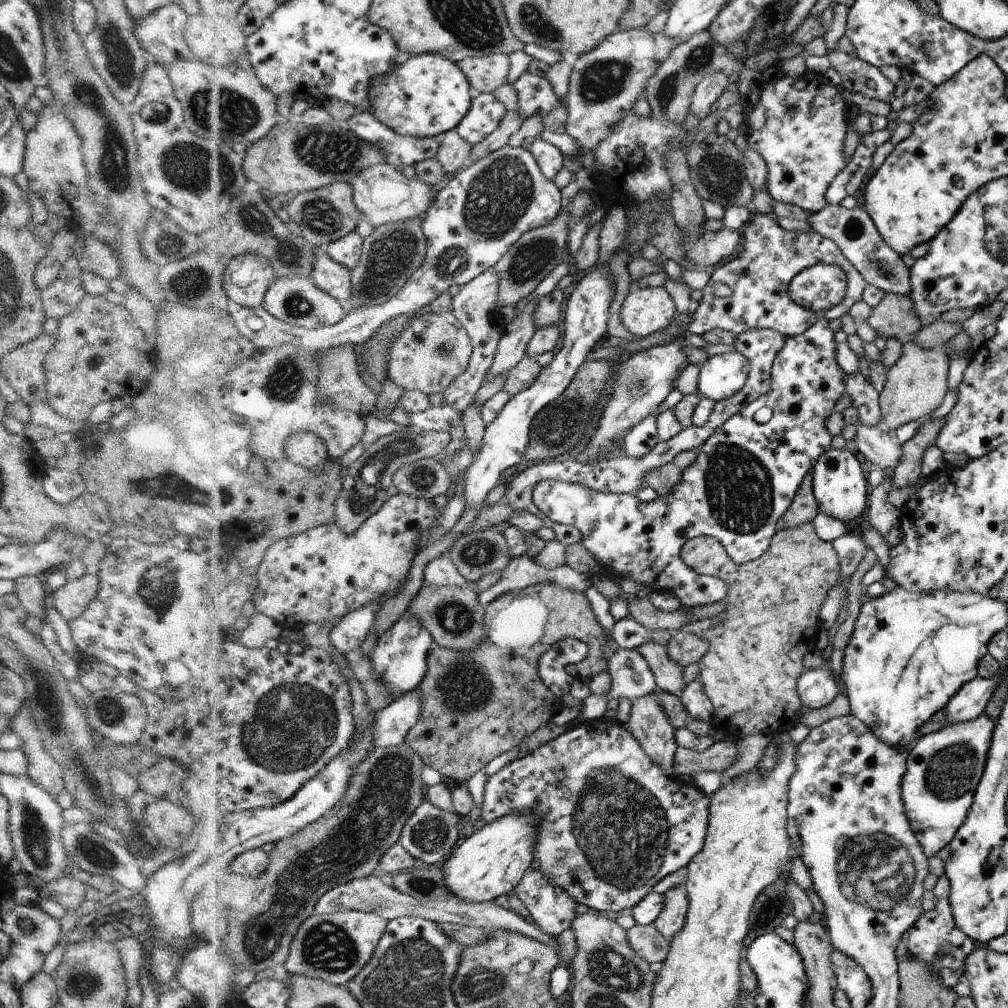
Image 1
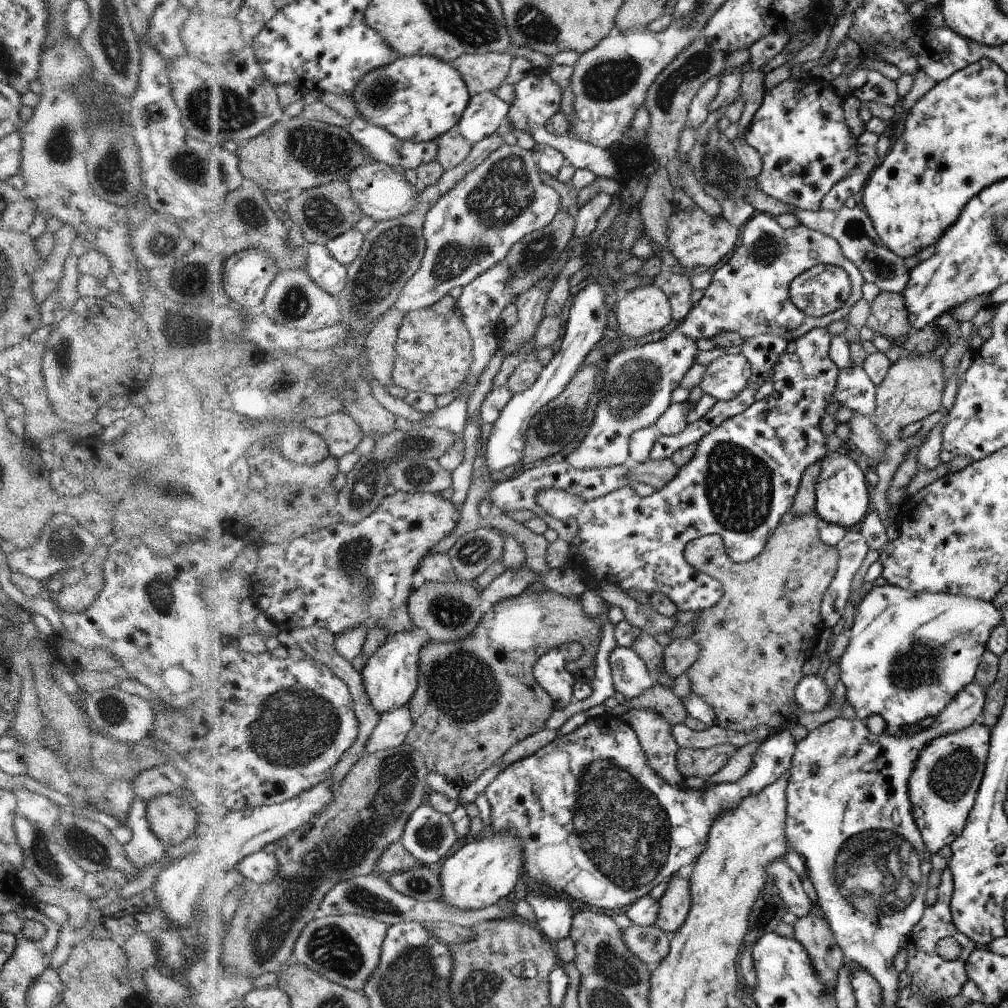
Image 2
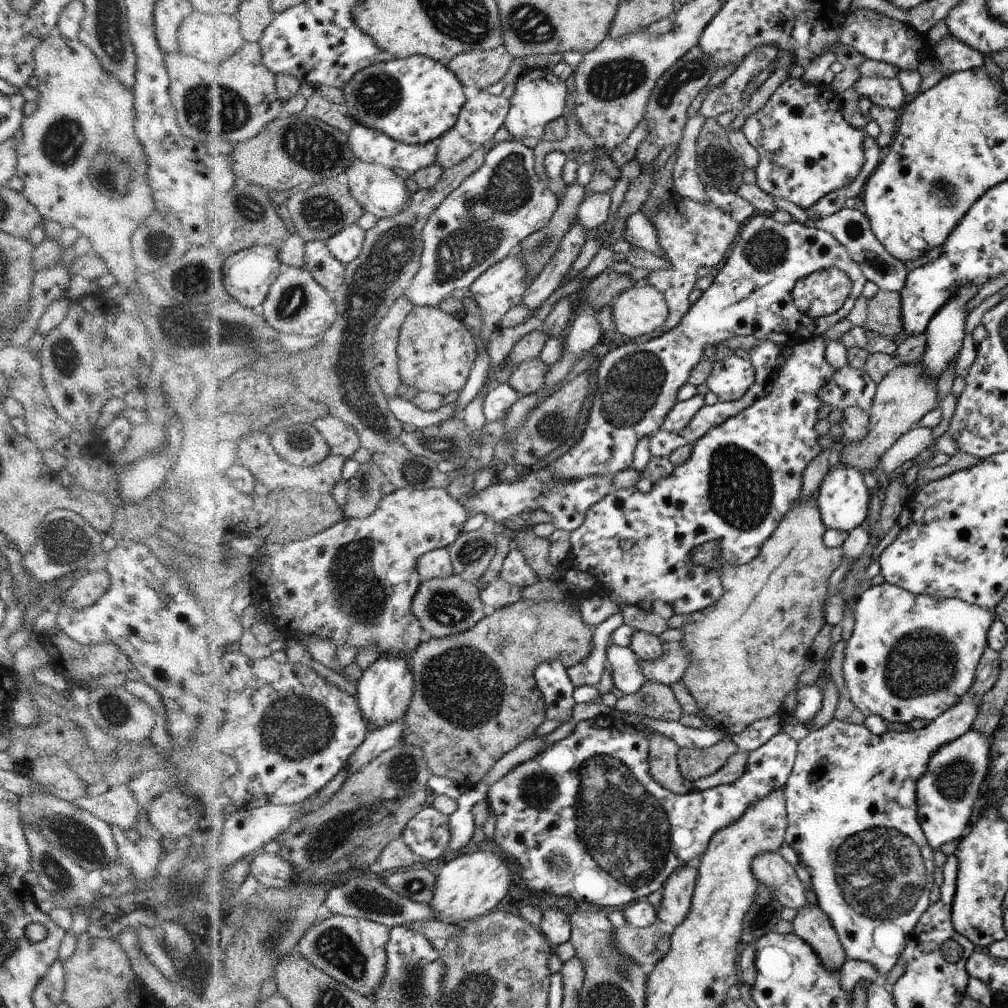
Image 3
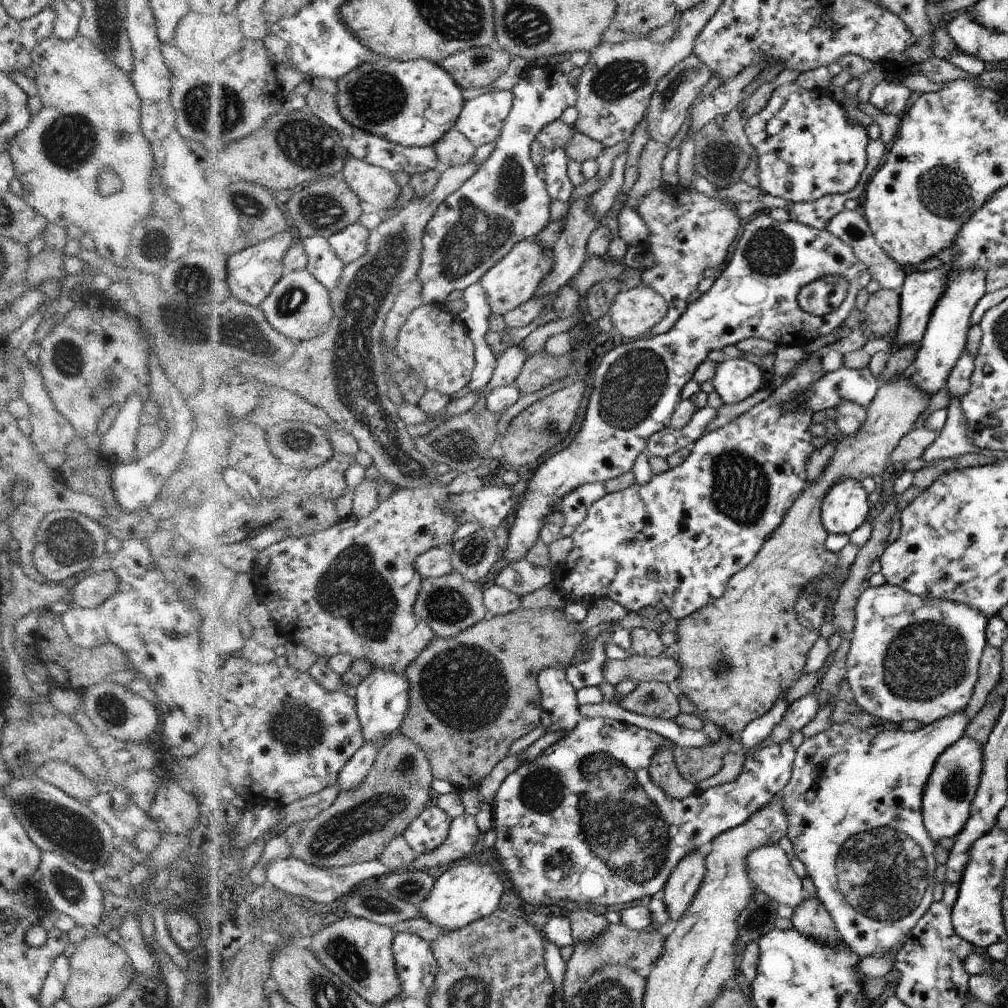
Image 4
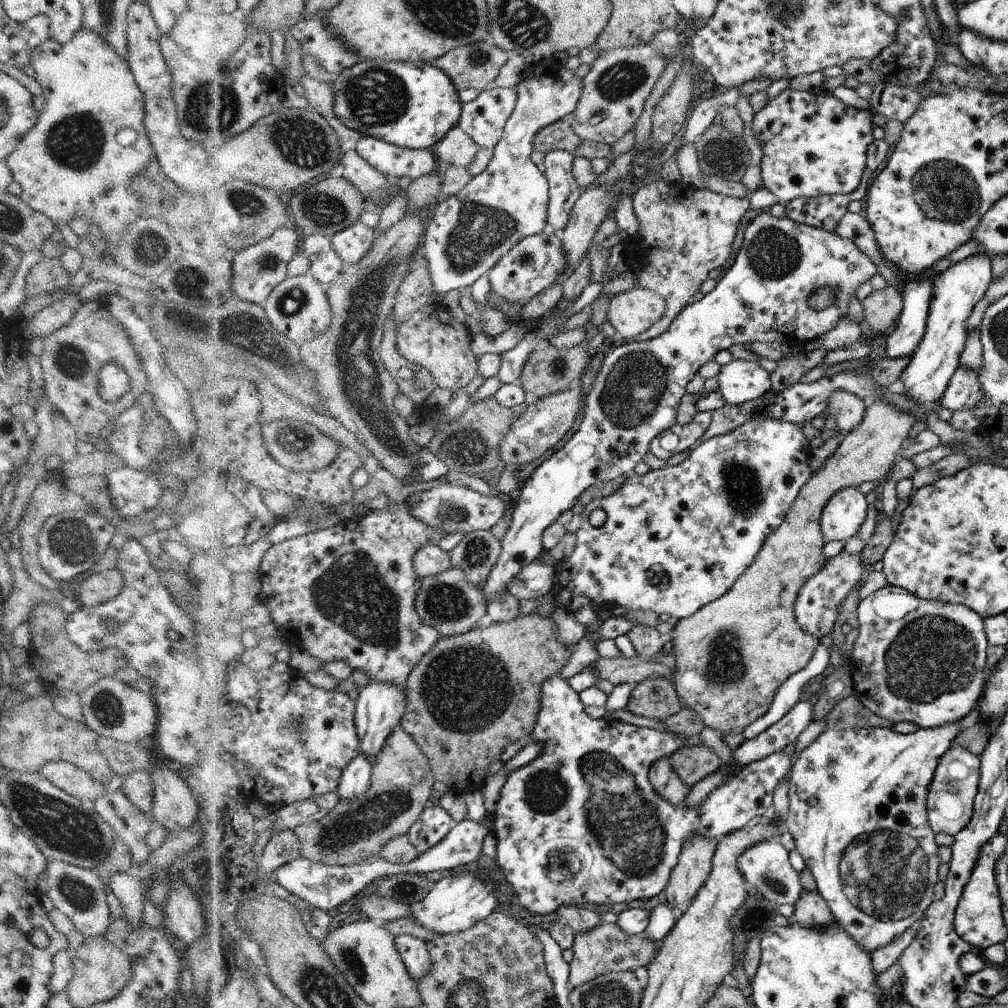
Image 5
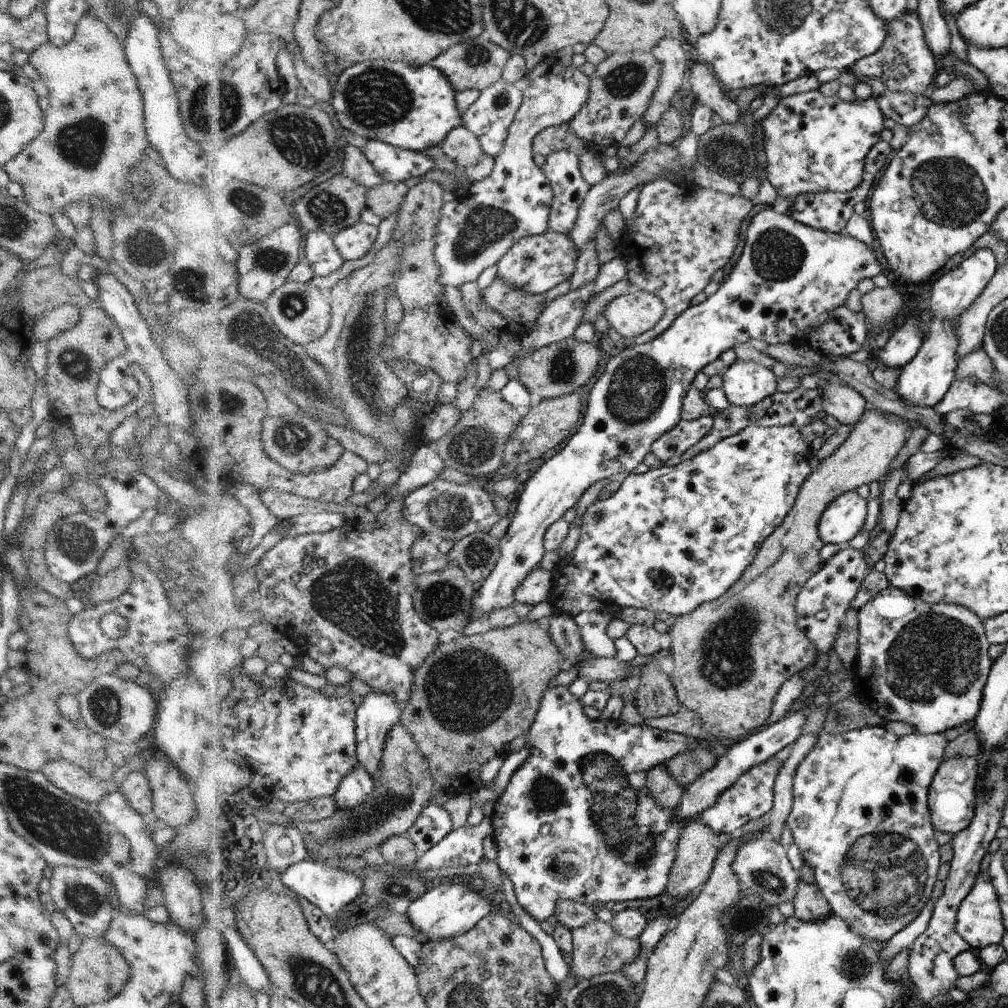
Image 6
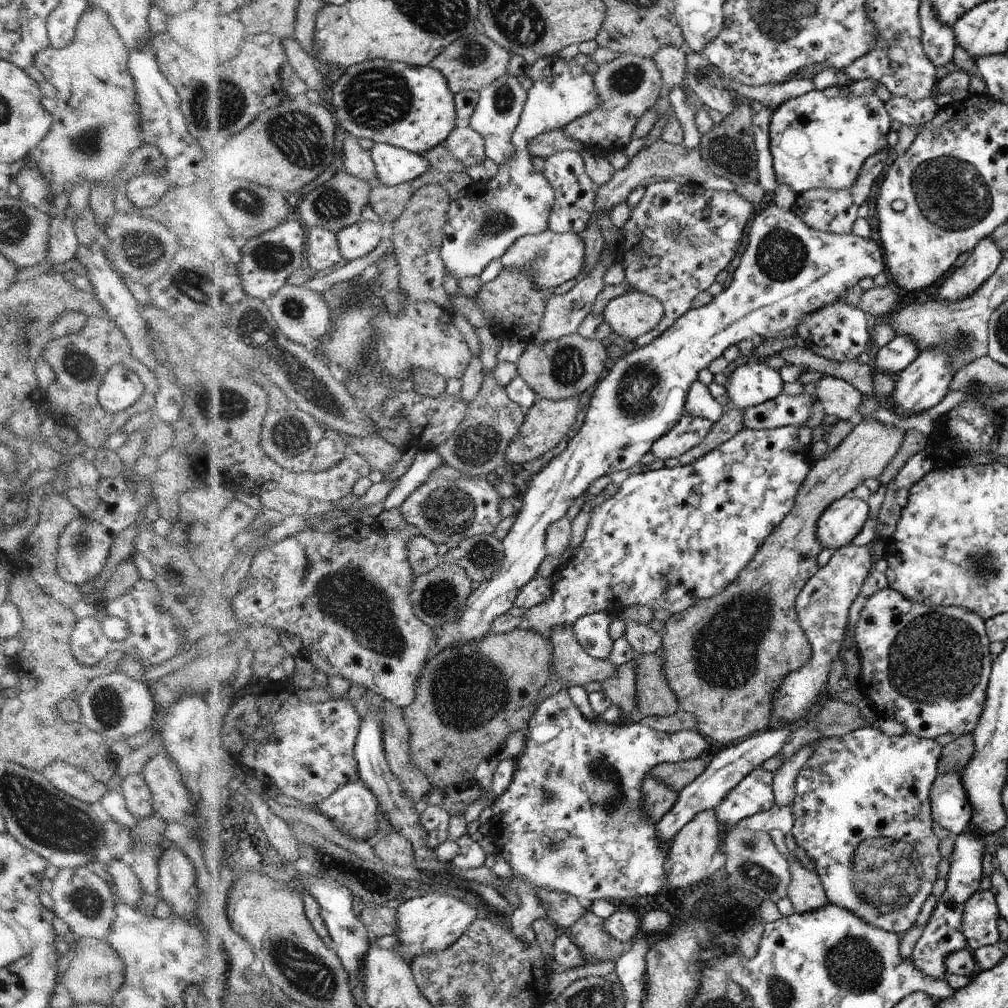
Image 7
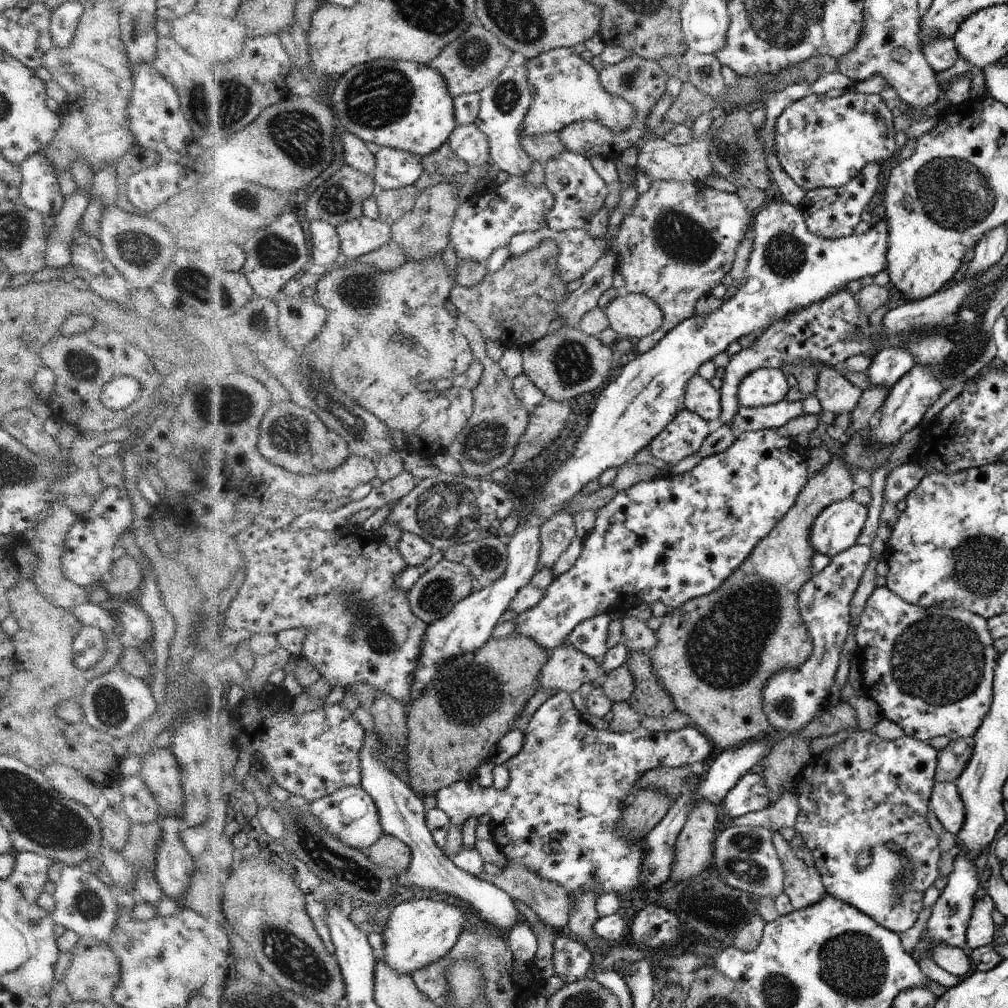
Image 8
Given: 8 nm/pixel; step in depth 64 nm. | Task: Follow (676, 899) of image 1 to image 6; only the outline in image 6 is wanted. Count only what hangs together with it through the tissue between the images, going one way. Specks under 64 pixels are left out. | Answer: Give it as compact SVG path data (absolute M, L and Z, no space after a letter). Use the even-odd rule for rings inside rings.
M699 818L686 824L677 845L677 859L673 863L672 873L669 875L669 885L665 891L674 898L686 898L698 886L705 884L709 880L715 859L723 842L724 838L712 832Z

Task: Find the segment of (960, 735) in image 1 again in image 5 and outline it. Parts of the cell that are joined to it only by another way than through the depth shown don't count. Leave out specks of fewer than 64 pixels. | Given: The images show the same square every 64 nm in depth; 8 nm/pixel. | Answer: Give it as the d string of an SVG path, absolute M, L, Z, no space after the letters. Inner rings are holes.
M953 745L940 759L934 772L933 784L927 791L927 820L937 834L955 836L961 833L973 818L973 806L981 779L980 756L964 746Z

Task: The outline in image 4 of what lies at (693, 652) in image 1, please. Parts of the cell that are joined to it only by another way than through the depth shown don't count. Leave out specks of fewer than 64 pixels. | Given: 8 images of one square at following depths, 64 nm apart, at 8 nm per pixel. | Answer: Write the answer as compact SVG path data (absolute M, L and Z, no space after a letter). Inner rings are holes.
M633 654L626 660L607 659L603 665L603 675L606 681L616 686L622 680L632 680L638 684L642 681L660 681L675 685L680 676L680 662L677 656L672 658L647 657Z

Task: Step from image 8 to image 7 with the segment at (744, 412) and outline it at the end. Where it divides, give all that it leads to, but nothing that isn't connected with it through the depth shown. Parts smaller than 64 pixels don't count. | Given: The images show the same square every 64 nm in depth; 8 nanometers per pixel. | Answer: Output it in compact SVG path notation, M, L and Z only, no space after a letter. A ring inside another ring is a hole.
M804 393L800 396L780 394L764 404L742 409L742 424L750 430L794 428L808 422L808 416L817 408L817 397Z

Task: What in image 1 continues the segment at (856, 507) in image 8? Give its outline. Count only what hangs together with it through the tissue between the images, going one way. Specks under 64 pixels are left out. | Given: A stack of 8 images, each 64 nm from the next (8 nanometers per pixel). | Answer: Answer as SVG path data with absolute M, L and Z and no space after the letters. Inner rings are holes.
M846 448L830 449L818 458L812 468L812 488L818 505L819 512L830 514L836 520L850 524L850 520L858 518L864 508L868 506L868 486L866 476L862 474L862 468L852 452L846 452Z

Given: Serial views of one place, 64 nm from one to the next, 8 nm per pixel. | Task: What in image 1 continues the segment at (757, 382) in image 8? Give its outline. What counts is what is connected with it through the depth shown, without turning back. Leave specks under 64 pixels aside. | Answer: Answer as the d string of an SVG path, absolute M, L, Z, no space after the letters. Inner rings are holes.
M738 351L713 355L700 366L698 391L715 402L740 393L749 378L749 359Z

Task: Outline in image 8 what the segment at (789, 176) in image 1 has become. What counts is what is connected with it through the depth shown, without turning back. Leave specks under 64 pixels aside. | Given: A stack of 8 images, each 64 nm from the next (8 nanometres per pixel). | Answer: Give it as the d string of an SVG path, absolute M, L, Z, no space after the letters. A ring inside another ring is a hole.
M848 90L837 98L823 94L810 93L806 98L787 106L774 124L774 152L780 160L782 170L804 190L817 188L840 188L855 179L866 164L872 160L886 160L898 154L894 144L894 126L892 116L886 116L886 104L878 100L875 94L866 94Z

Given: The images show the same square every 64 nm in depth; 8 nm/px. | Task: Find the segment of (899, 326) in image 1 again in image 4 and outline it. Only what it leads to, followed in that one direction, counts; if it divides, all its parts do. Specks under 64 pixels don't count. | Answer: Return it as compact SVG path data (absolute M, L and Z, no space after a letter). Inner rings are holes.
M880 289L869 295L862 310L864 321L876 337L895 335L900 314L899 291Z

